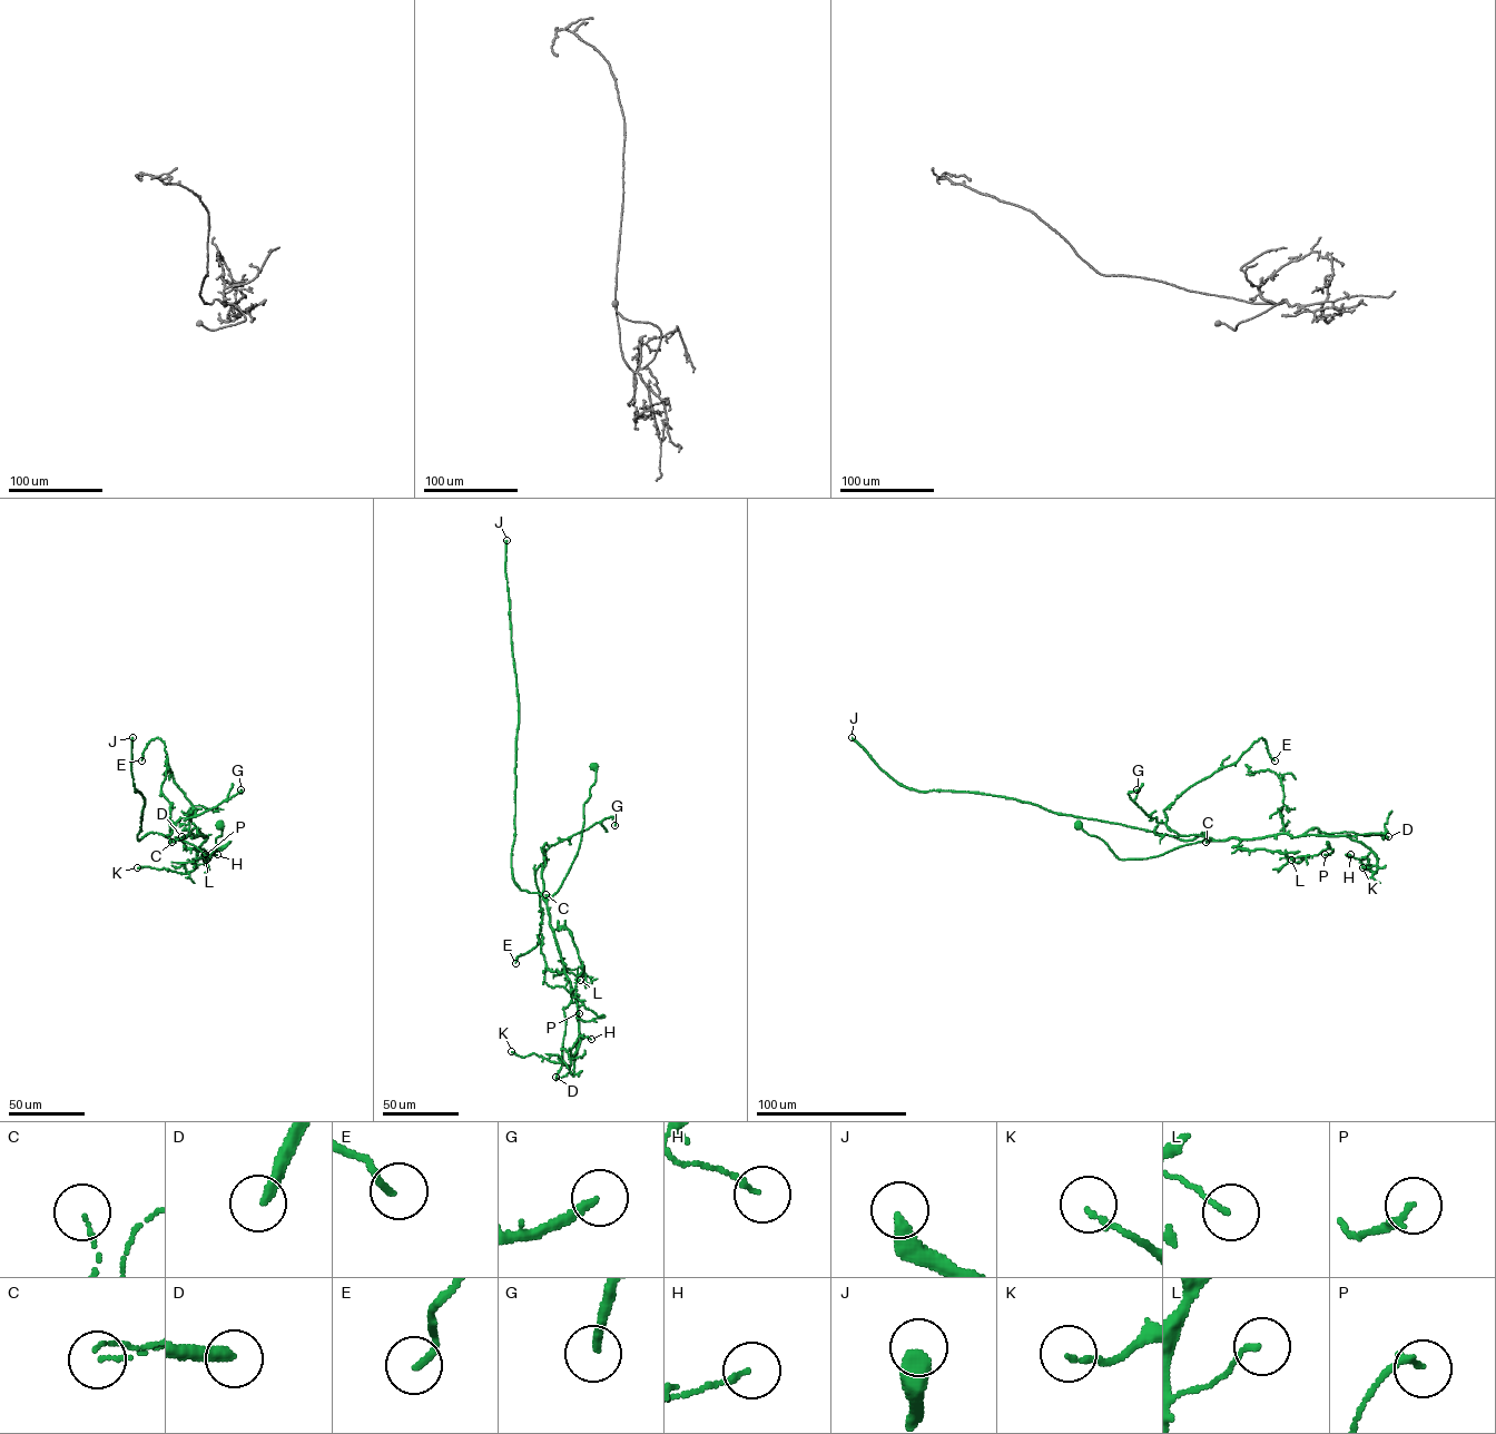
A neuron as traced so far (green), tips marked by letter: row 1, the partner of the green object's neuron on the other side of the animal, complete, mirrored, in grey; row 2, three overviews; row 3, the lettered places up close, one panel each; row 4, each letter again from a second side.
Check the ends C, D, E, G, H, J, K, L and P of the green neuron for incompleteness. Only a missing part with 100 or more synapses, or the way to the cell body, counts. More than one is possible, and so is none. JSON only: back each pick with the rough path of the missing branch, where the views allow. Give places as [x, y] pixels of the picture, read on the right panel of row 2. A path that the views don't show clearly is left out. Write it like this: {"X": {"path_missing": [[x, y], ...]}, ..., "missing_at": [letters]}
{"missing_at": ["J"]}

